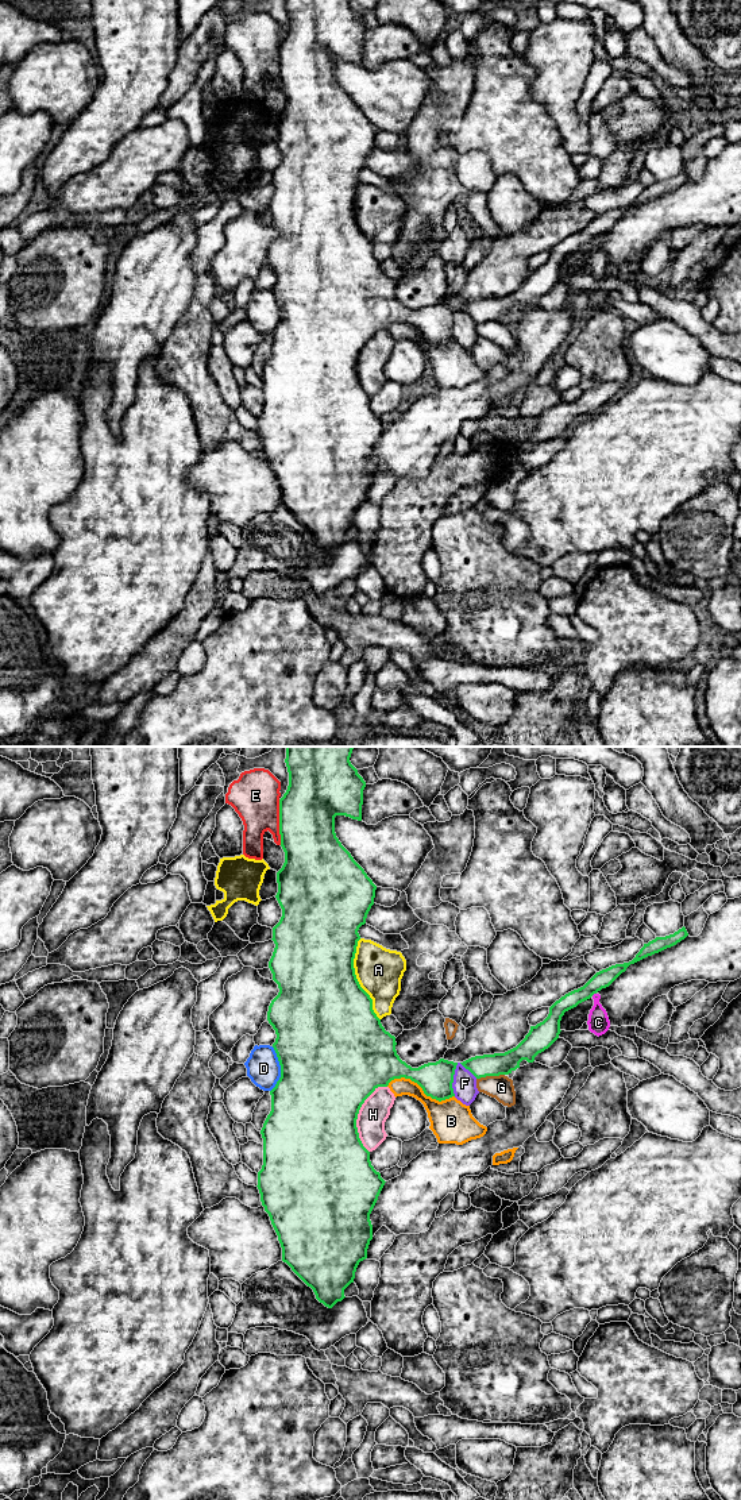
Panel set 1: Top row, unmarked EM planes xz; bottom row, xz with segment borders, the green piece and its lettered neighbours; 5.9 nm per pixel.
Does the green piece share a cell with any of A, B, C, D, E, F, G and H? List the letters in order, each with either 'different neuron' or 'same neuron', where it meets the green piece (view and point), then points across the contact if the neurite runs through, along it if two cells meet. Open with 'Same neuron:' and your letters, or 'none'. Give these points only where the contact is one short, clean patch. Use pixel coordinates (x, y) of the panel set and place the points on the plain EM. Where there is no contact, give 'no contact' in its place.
Same neuron: none
A: different neuron; contact xz (357, 223)
B: different neuron; contact xz (421, 331)
C: different neuron; contact xz (593, 238); border xz (595, 236), (591, 239)
D: different neuron; contact xz (281, 313)
E: different neuron; contact xz (280, 66)
F: different neuron; contact xz (452, 323)
G: different neuron; contact xz (490, 319); border xz (504, 317), (477, 323)
H: different neuron; contact xz (357, 359)

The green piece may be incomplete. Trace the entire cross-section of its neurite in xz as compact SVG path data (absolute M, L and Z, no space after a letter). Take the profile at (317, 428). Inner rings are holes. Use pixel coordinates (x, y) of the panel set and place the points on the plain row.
M286 0L285 7L289 16L289 30L283 41L279 43L279 78L281 90L285 96L285 107L277 116L278 136L275 139L281 153L282 161L273 171L273 185L275 188L273 200L269 205L269 212L273 217L273 224L278 228L279 236L271 244L267 255L267 265L275 274L277 282L273 292L277 297L281 309L281 321L275 331L270 335L271 355L267 359L260 374L263 382L263 409L258 416L258 433L265 455L269 458L271 468L278 479L282 491L282 505L286 506L292 514L313 533L316 543L325 551L332 552L337 545L341 545L344 533L354 527L355 516L360 505L367 502L367 493L373 483L373 468L370 458L378 444L378 440L385 429L381 417L374 413L370 405L370 396L363 390L356 363L359 354L364 344L378 332L387 331L394 323L410 323L417 327L427 340L439 346L455 340L452 327L458 306L440 302L436 306L428 306L418 312L412 312L400 302L395 294L395 281L391 279L381 267L381 263L373 254L373 243L360 231L354 212L354 203L356 197L358 185L360 180L359 171L366 167L367 158L374 149L377 130L367 120L364 113L354 104L351 97L341 89L335 77L335 61L346 59L352 63L362 65L363 34L366 26L358 18L358 14L350 5L351 0Z

